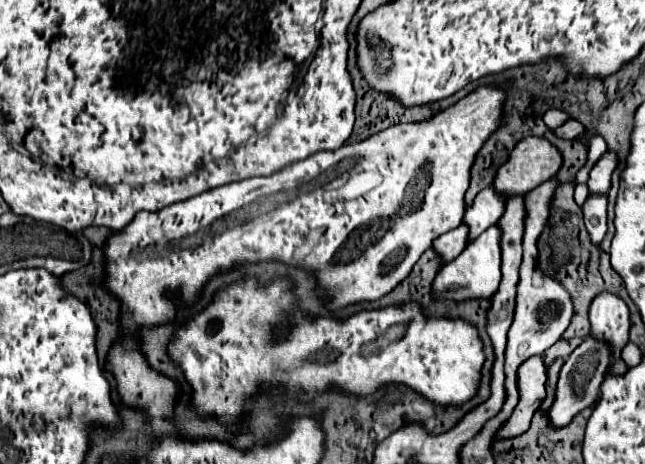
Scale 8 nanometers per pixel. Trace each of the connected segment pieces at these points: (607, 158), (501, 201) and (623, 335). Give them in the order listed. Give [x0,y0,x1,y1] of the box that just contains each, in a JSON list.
[[589,151,617,193],[463,185,507,241],[589,291,629,357]]

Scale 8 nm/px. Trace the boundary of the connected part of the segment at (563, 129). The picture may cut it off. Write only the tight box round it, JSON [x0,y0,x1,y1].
[555,119,585,139]

